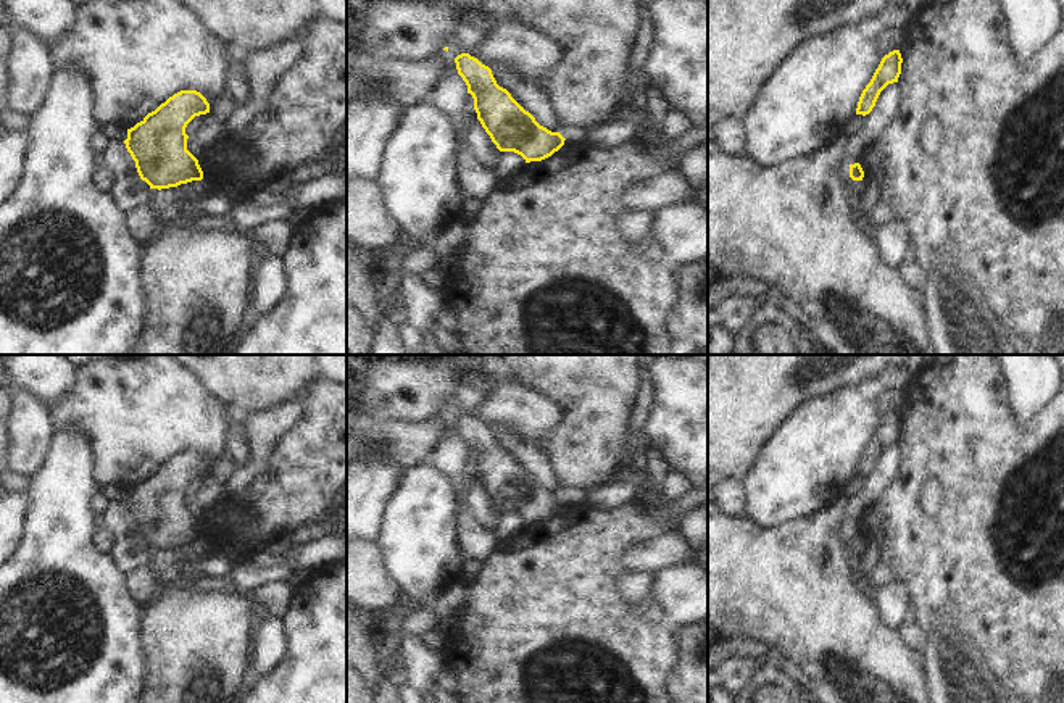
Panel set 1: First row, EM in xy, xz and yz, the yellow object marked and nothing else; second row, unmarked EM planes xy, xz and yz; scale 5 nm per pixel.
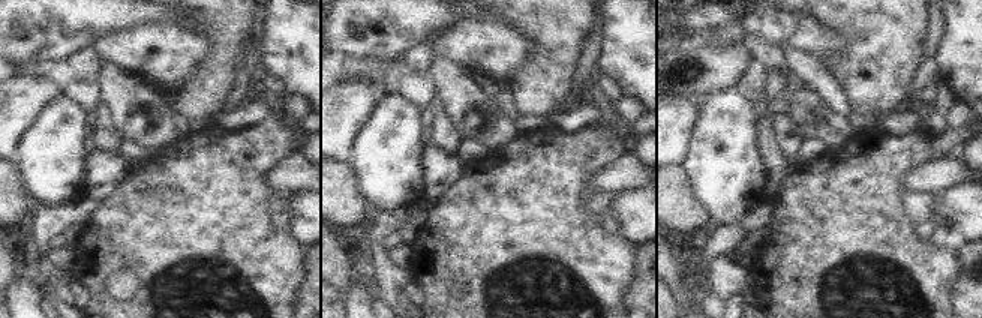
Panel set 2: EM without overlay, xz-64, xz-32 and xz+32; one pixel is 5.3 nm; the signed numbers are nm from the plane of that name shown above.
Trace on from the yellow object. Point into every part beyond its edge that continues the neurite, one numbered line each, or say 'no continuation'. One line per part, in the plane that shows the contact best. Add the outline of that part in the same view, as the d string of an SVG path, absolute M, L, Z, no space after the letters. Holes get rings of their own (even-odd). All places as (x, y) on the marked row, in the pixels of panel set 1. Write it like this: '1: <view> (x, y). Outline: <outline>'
no continuation.

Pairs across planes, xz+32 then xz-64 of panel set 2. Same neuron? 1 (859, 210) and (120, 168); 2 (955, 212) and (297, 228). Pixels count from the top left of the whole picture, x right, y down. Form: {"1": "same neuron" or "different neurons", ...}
{"1": "different neurons", "2": "same neuron"}

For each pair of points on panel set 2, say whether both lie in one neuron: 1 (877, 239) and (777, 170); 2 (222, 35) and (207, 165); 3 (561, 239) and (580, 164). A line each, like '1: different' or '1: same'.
1: different
2: different
3: same

